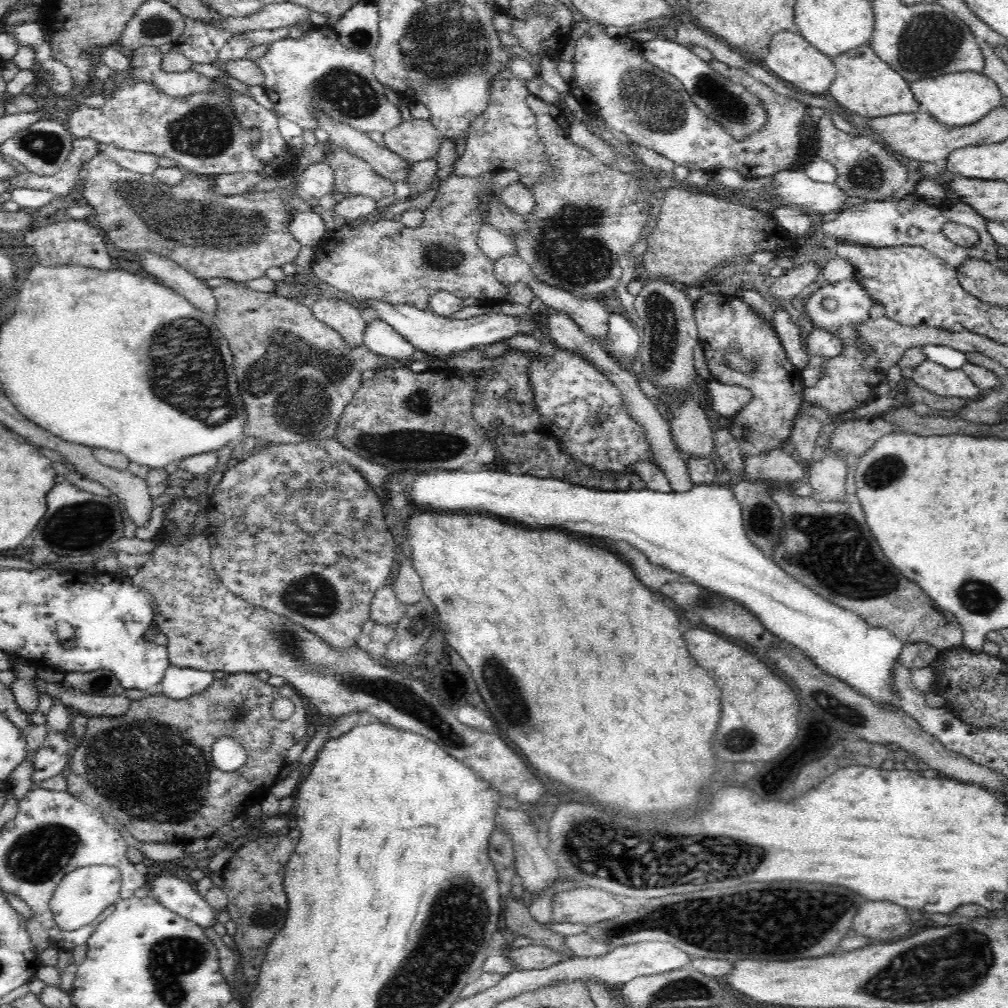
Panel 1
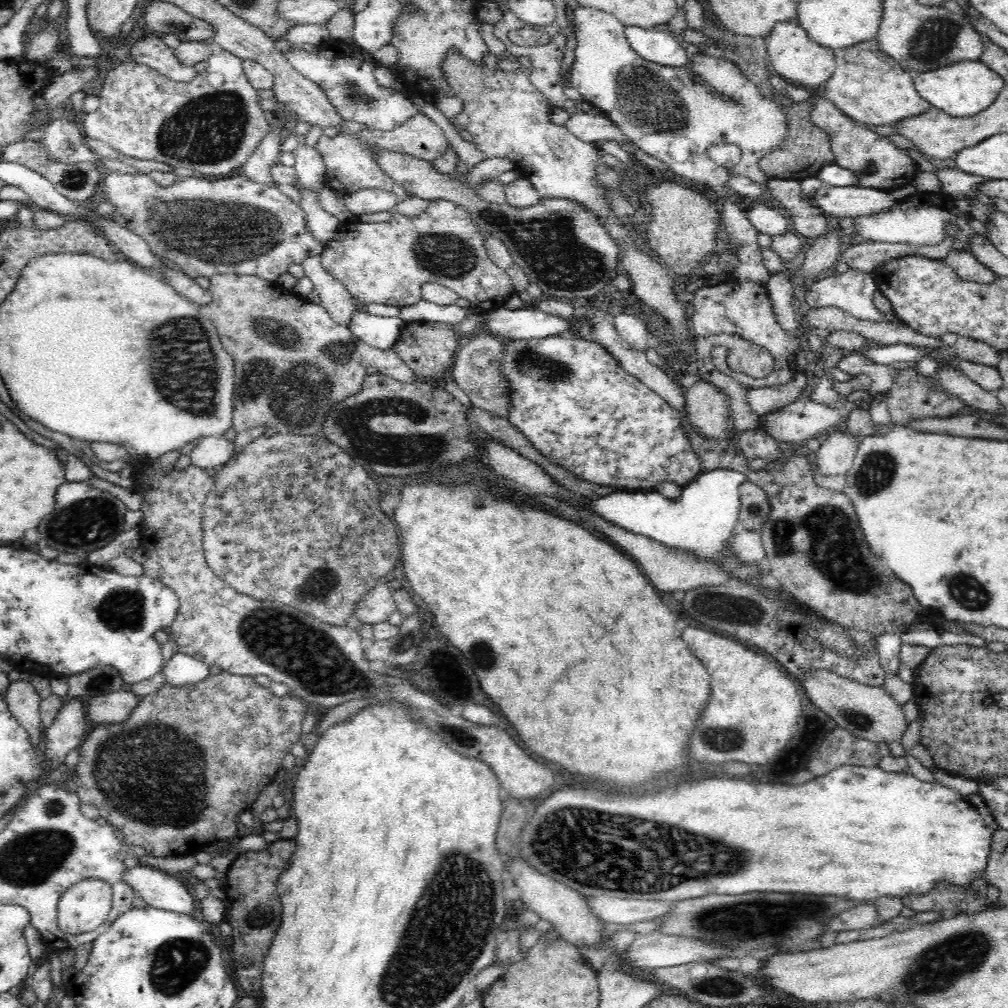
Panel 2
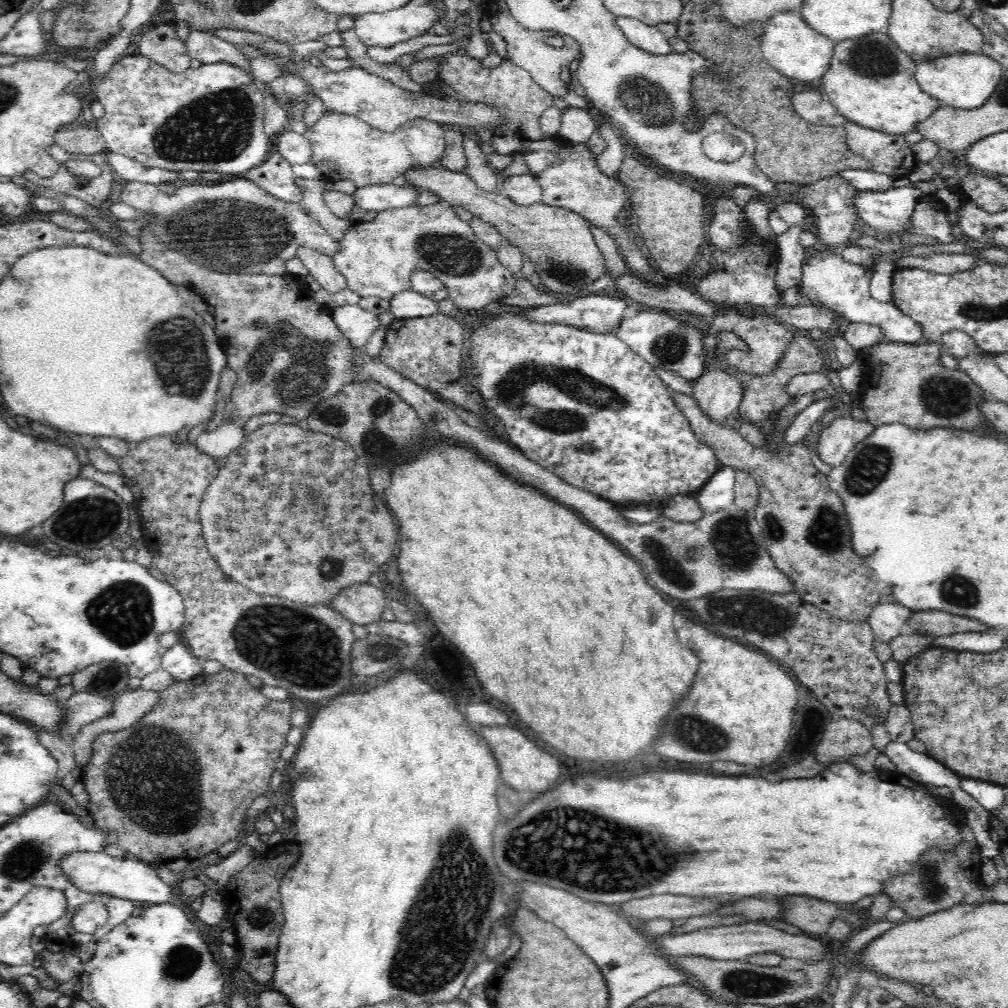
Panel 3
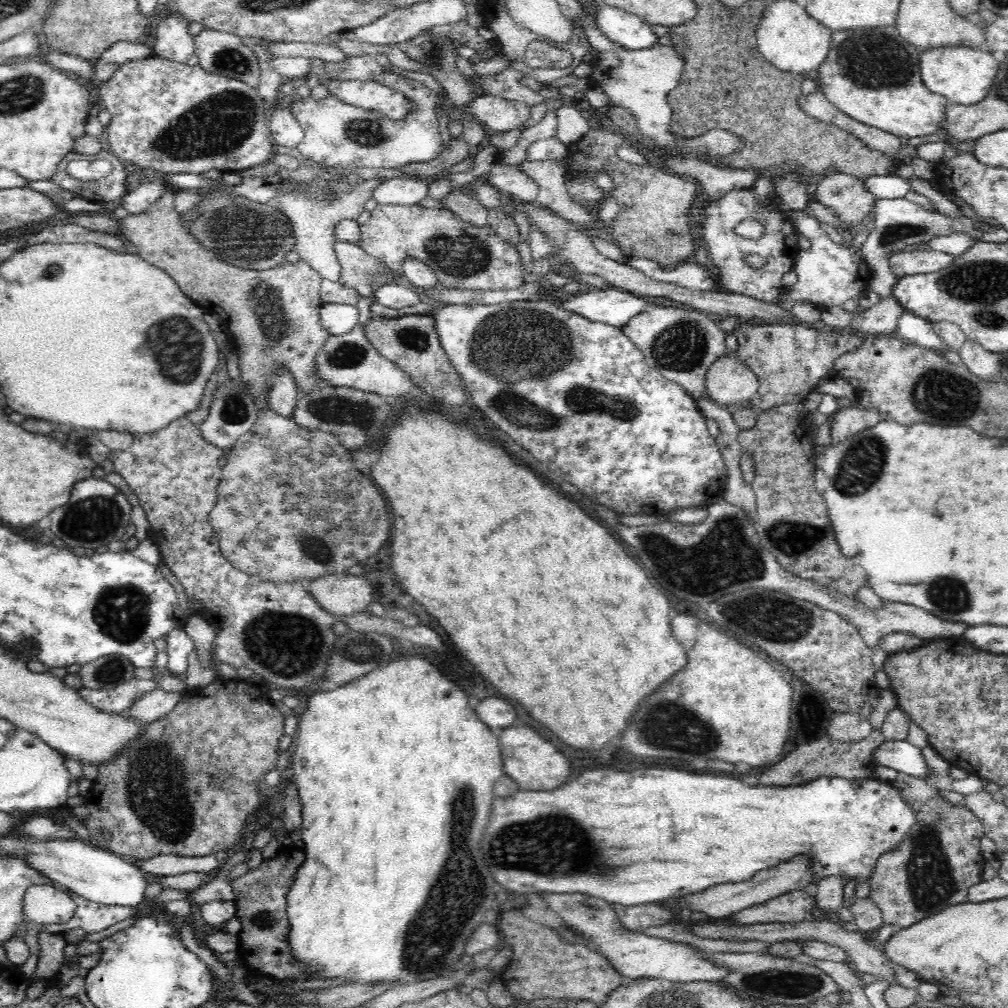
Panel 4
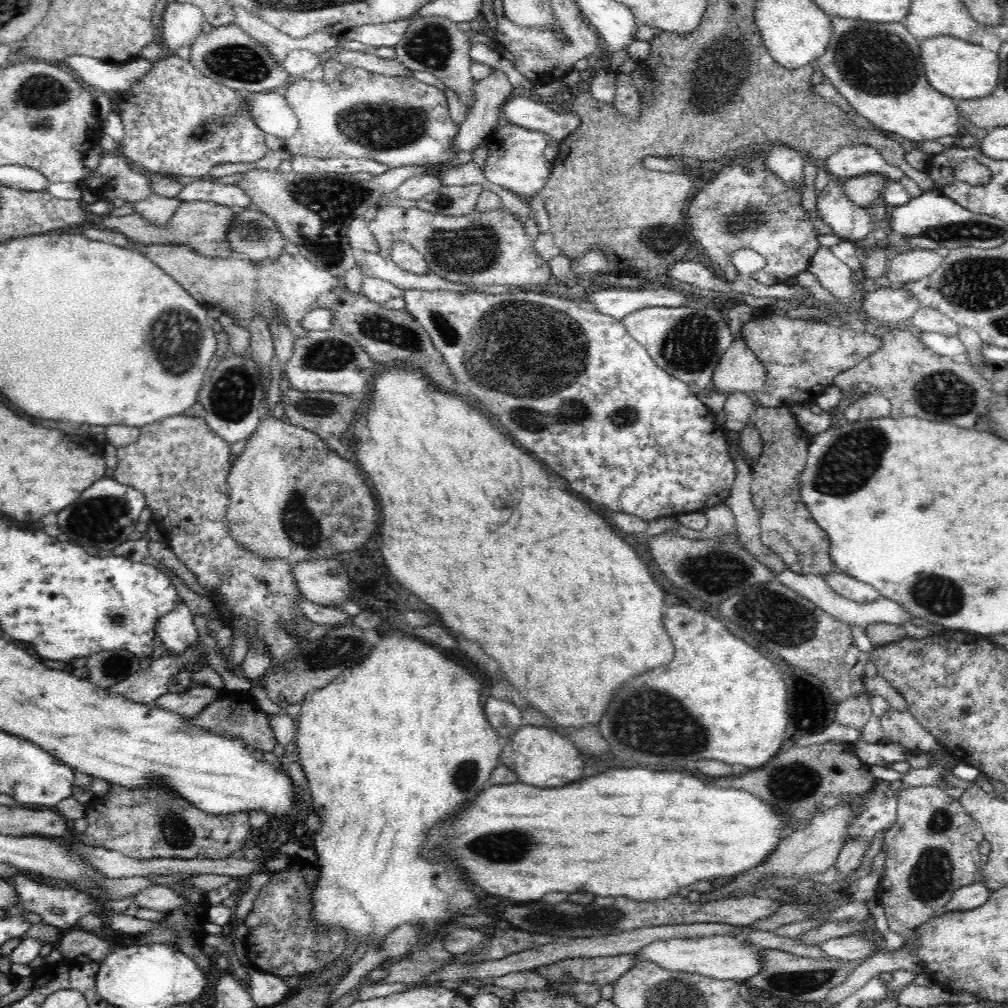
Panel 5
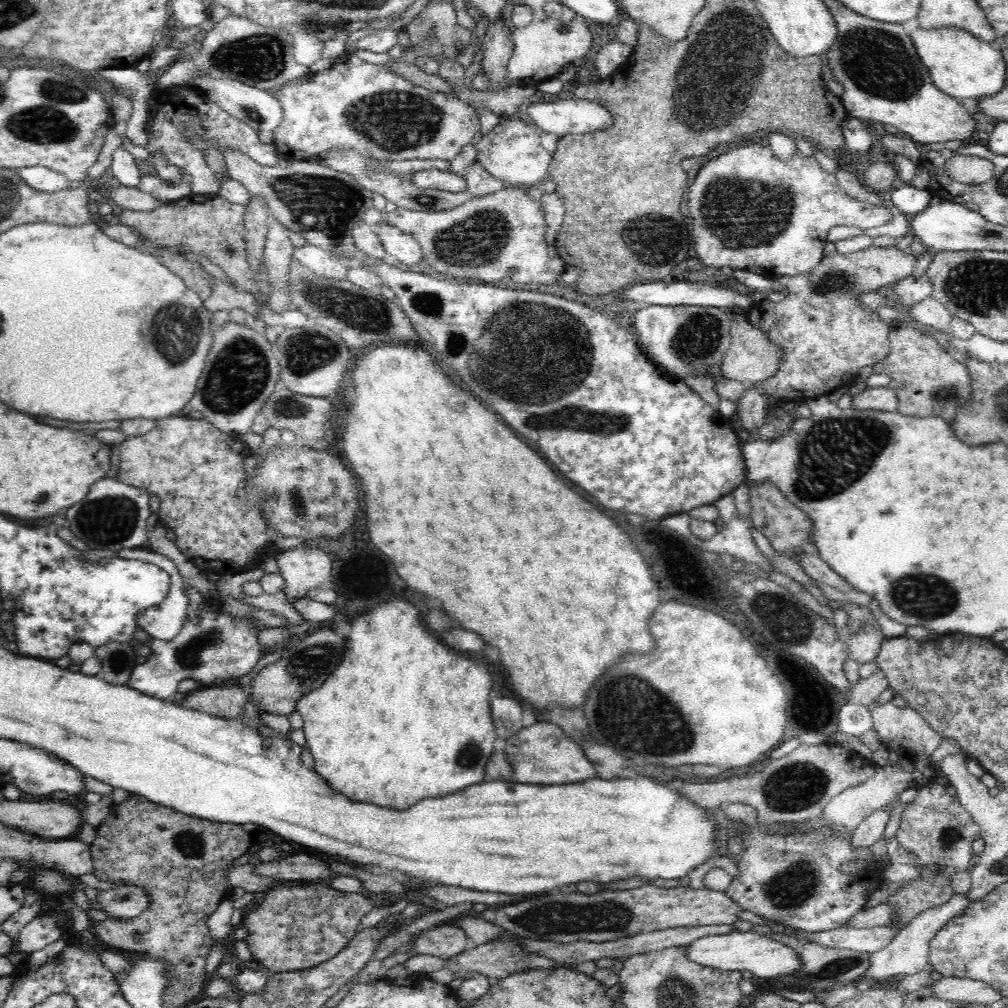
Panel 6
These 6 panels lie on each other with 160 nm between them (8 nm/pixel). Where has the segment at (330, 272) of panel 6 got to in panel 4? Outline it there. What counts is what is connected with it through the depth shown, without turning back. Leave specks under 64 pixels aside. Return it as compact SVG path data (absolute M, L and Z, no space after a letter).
M168 187L152 208L136 215L127 215L120 220L120 236L126 241L134 244L137 254L146 262L160 267L166 274L170 275L180 290L199 303L207 312L216 311L221 320L221 328L228 335L230 345L234 349L236 362L240 372L240 380L248 385L248 391L252 393L252 399L257 405L262 406L266 402L269 392L274 388L278 378L280 367L288 369L296 381L296 398L299 399L313 390L330 387L332 384L324 382L317 374L315 360L322 348L326 348L326 342L332 336L329 330L321 323L319 310L323 307L320 296L320 273L312 269L304 261L290 263L284 261L276 268L268 270L248 270L244 267L228 265L220 261L214 254L204 249L196 238L192 237L184 227L180 225L180 214L175 210L175 189Z

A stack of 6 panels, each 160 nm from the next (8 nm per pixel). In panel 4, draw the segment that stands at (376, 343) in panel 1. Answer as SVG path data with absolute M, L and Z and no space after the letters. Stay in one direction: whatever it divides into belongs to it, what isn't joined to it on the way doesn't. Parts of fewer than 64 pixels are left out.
M324 303L319 313L322 326L334 336L353 331L358 324L358 307L354 304Z

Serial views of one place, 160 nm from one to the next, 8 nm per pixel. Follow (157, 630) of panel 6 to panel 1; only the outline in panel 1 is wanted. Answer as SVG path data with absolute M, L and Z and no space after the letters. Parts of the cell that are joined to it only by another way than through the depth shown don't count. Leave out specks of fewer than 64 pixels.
M170 665L158 692L170 699L194 698L208 690L214 682L213 672Z

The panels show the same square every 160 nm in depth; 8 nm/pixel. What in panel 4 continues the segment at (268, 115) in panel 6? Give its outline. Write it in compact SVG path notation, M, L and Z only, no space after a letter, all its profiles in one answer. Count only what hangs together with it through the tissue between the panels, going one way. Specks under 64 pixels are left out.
M276 108L271 117L270 136L275 146L298 149L305 133L288 109Z

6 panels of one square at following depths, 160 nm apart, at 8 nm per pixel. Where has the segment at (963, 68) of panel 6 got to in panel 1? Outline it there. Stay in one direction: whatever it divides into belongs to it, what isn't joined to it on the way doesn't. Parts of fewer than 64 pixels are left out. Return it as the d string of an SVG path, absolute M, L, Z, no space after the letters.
M958 72L944 74L936 78L924 78L909 85L914 99L921 105L922 110L930 113L939 124L960 128L972 126L990 112L1000 107L1001 96L998 85L983 73Z

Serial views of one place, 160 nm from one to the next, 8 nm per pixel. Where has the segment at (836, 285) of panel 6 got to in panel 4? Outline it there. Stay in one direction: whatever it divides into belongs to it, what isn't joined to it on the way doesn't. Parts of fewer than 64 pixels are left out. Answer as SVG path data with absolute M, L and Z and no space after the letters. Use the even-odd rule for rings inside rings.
M907 249L891 253L889 263L895 275L902 278L908 274L928 274L942 270L956 259L956 256L934 249L918 252ZM796 322L793 324L741 324L729 332L734 335L738 349L734 357L744 363L758 377L758 392L746 402L746 406L758 413L796 402L803 402L816 389L822 376L834 371L834 362L844 353L860 347L864 337L844 331L829 331L823 328Z

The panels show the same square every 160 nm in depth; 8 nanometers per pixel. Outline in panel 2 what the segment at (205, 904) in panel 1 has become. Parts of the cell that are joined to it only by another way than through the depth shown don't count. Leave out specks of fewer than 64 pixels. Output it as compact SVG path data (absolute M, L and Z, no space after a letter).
M150 866L128 869L123 879L134 889L136 896L144 898L146 904L170 912L192 915L196 912L196 901L175 874Z

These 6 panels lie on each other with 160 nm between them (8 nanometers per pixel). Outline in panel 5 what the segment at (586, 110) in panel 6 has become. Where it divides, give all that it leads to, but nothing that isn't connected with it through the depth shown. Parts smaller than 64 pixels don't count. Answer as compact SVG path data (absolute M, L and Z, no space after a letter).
M536 97L511 98L503 102L500 113L502 123L546 133L556 142L564 141L581 124L578 115L554 112Z

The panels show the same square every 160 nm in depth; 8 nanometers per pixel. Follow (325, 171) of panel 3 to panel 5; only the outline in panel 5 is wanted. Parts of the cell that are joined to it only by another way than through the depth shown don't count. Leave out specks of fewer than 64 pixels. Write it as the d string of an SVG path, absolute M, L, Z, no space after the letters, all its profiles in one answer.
M346 67L336 82L325 84L308 82L303 78L293 79L282 90L290 108L300 121L300 130L285 141L287 152L316 158L367 158L390 168L410 165L428 165L436 162L450 163L454 155L448 151L458 133L459 126L448 115L449 103L438 88L422 84L414 78L384 76L360 67Z

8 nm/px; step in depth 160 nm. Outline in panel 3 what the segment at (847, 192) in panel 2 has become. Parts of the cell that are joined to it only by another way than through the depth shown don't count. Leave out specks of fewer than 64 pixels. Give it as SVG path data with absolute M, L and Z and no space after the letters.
M912 183L908 186L892 186L888 190L856 190L853 204L859 222L864 223L868 230L878 237L889 238L889 234L910 228L908 220L922 194L922 191Z

